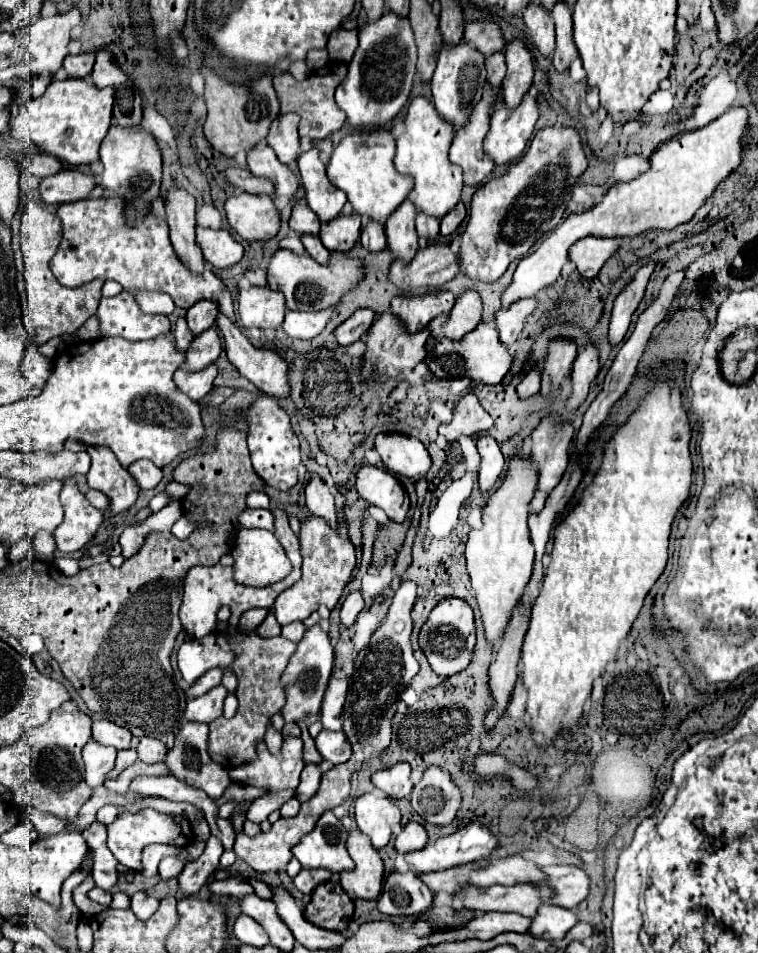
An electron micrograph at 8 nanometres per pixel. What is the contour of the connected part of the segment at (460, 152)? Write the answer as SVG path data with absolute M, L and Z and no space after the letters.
M485 85L483 99L475 107L469 125L455 135L449 149L449 161L463 169L463 183L471 187L481 185L483 179L493 171L493 161L483 153L481 147L489 131L489 107L493 103L493 97L493 89Z

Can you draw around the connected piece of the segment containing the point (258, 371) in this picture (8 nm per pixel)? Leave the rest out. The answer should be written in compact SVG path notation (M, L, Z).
M217 313L215 325L221 329L223 339L225 339L225 351L229 361L237 367L237 371L247 377L257 389L269 393L269 395L277 395L277 397L287 397L289 395L289 385L287 385L287 363L271 349L257 349L249 343L249 339L243 335L243 331L239 327L235 327L227 317L223 317L223 313Z

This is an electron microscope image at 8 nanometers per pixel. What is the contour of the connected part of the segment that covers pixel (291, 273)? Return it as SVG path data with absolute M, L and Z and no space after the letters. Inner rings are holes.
M279 249L271 255L267 267L267 287L281 291L287 299L287 309L295 311L321 311L335 305L363 275L357 259L347 259L343 253L331 253L329 265L319 265L311 255L295 255L287 249Z

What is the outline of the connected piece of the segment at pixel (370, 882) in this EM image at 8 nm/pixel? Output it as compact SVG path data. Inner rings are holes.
M359 829L350 832L347 851L355 861L355 869L341 873L341 887L353 899L377 899L383 887L383 861L379 853L371 849L371 841Z

